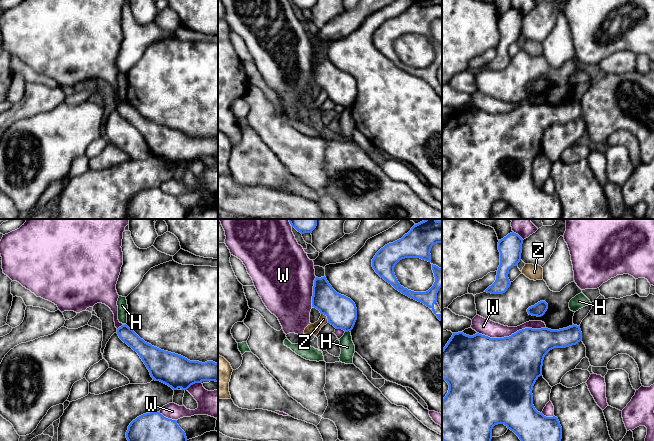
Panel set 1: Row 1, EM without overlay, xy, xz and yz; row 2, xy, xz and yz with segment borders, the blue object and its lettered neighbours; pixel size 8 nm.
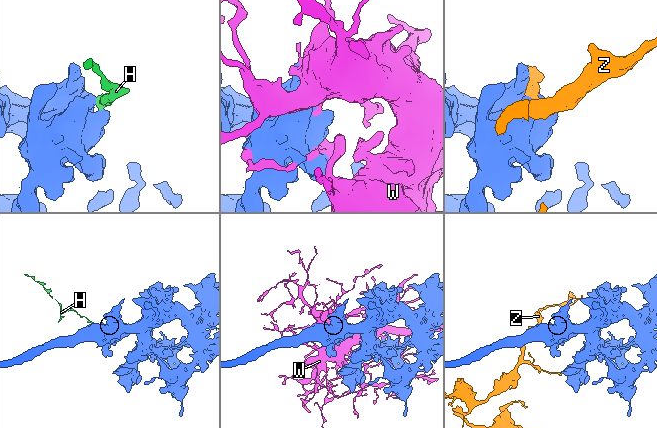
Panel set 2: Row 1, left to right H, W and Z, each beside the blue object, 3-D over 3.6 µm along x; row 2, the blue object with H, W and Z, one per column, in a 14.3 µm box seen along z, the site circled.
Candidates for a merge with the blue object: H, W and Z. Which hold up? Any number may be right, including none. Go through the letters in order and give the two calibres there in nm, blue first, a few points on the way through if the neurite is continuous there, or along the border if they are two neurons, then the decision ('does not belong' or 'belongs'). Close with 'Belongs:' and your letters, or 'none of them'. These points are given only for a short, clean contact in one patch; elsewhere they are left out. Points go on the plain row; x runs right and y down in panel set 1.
H: calibres 240 and 120 nm; border xz (349, 106), (345, 108); does not belong
W: calibres 460 and 130 nm; does not belong
Z: calibres 240 and 100 nm; does not belong
Belongs: none of them

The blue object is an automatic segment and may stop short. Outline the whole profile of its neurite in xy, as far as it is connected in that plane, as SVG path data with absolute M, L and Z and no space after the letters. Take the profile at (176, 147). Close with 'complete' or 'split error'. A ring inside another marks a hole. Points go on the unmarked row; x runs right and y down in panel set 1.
M126 100L117 105L119 114L138 129L151 153L173 166L187 166L195 159L218 158L218 139L190 137L187 134L161 126L141 115Z; complete

